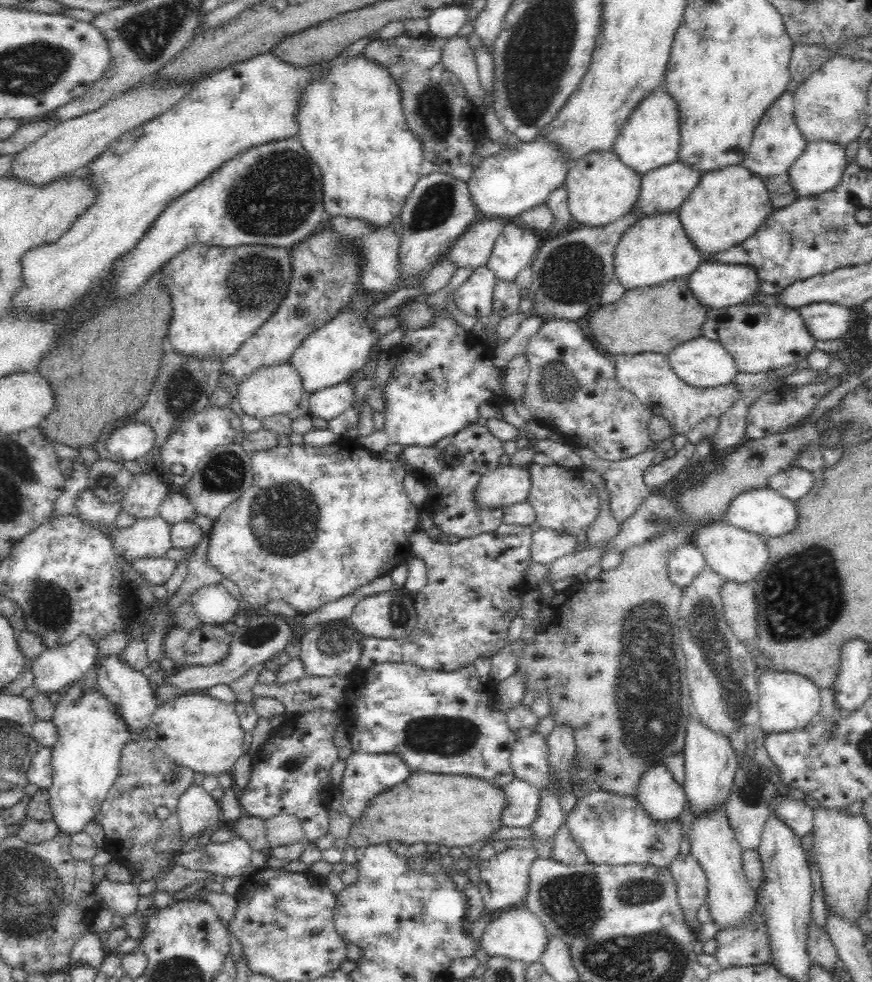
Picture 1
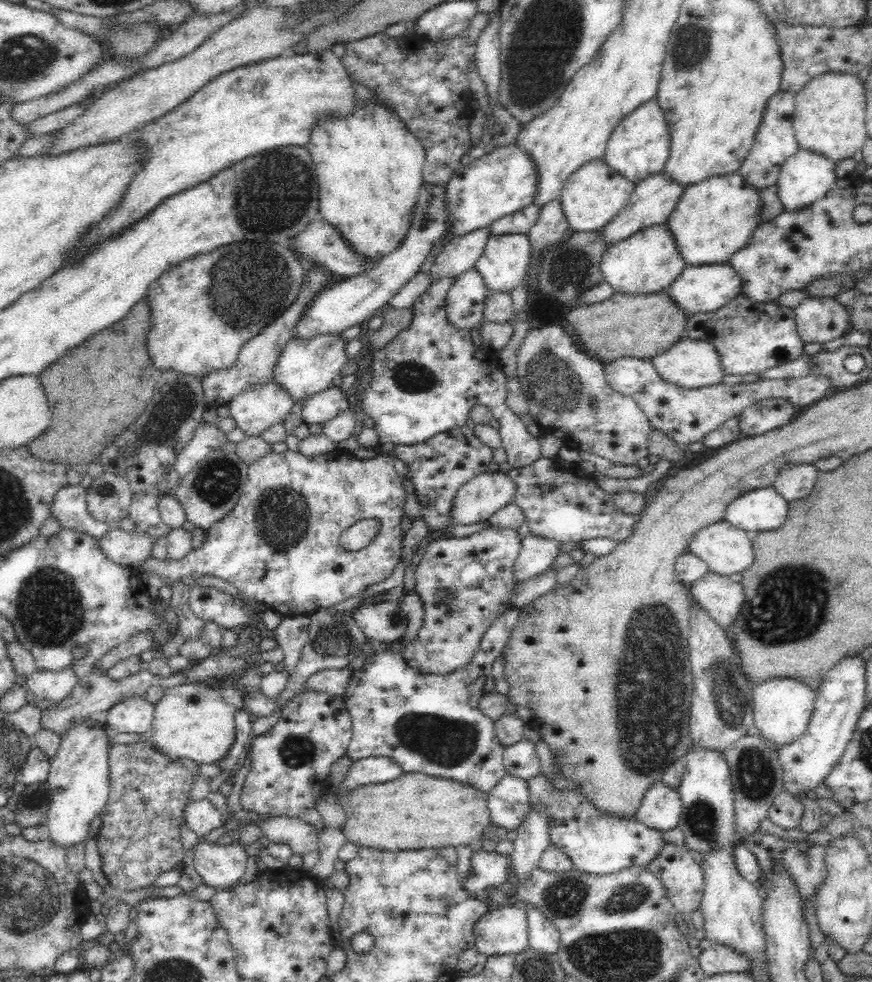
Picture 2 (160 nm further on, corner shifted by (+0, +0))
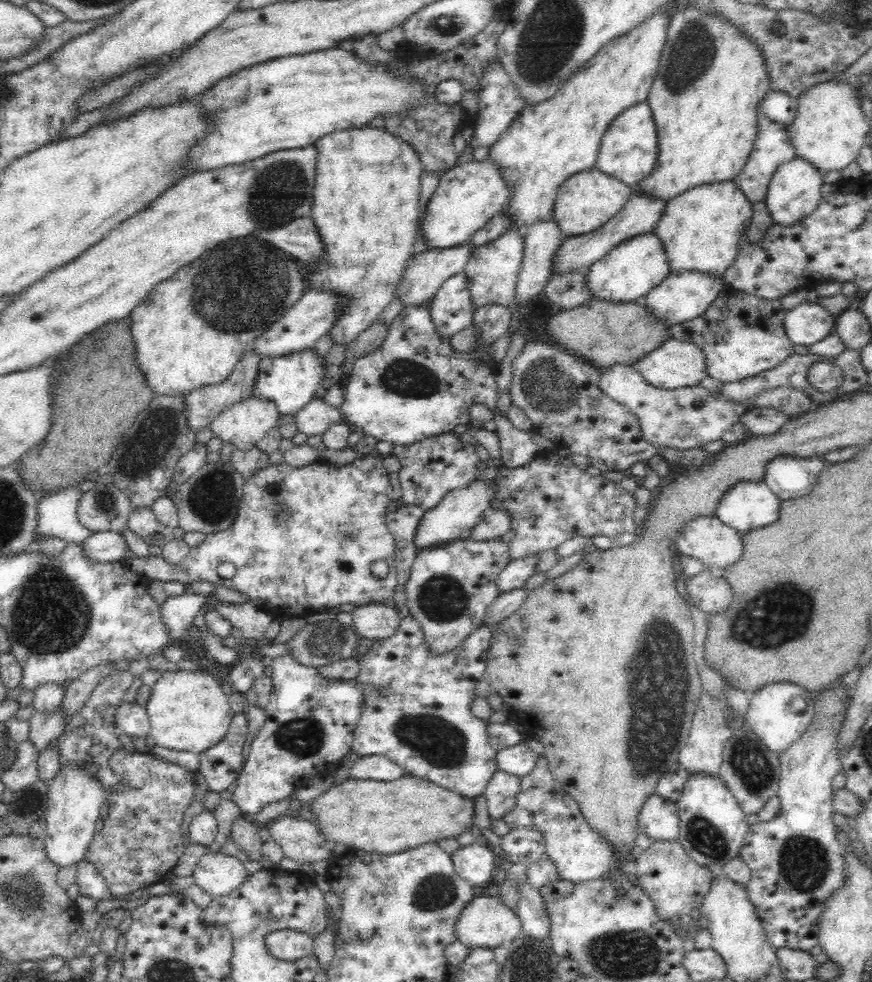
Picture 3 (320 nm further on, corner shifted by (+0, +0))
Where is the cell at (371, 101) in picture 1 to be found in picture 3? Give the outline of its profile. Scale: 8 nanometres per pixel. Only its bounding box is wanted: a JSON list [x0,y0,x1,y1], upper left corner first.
[297,126,423,346]

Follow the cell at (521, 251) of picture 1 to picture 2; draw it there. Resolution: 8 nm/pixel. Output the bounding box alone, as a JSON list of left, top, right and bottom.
[473,235,530,293]

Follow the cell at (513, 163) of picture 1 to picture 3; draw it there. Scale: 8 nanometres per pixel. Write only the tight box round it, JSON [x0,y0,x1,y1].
[420,160,512,249]

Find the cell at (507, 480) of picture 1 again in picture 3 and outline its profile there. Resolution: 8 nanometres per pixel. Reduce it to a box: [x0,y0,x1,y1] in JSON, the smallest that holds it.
[414,482,495,549]

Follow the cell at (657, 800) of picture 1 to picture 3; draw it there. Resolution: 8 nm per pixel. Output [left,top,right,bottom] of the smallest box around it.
[637,793,679,841]

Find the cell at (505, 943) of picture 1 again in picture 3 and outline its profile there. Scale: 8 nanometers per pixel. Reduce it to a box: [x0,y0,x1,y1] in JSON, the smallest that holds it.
[456,889,522,948]

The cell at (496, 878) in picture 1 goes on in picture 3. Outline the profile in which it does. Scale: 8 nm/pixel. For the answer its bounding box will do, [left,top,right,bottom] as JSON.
[450,845,495,886]

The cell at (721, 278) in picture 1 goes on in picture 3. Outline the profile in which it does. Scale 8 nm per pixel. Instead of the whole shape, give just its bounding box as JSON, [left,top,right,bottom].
[643,271,725,326]

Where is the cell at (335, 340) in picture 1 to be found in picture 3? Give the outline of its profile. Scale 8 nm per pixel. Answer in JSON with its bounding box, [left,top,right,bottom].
[252,349,325,415]

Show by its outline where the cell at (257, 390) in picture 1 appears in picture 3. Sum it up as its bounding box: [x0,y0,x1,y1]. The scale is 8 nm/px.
[209,397,280,450]

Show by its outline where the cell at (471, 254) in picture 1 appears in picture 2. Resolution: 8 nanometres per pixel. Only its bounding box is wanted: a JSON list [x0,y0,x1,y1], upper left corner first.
[424,227,490,284]

